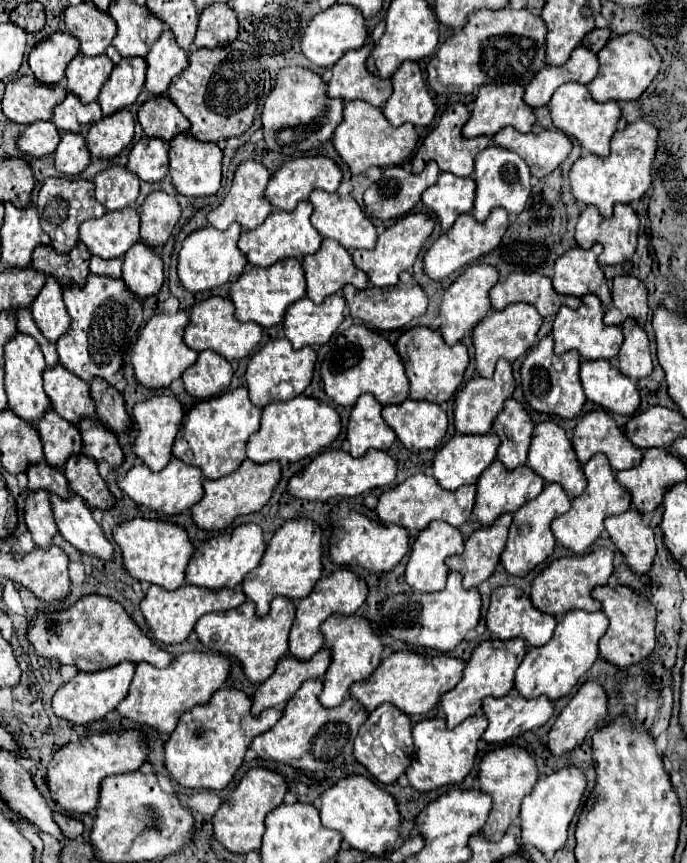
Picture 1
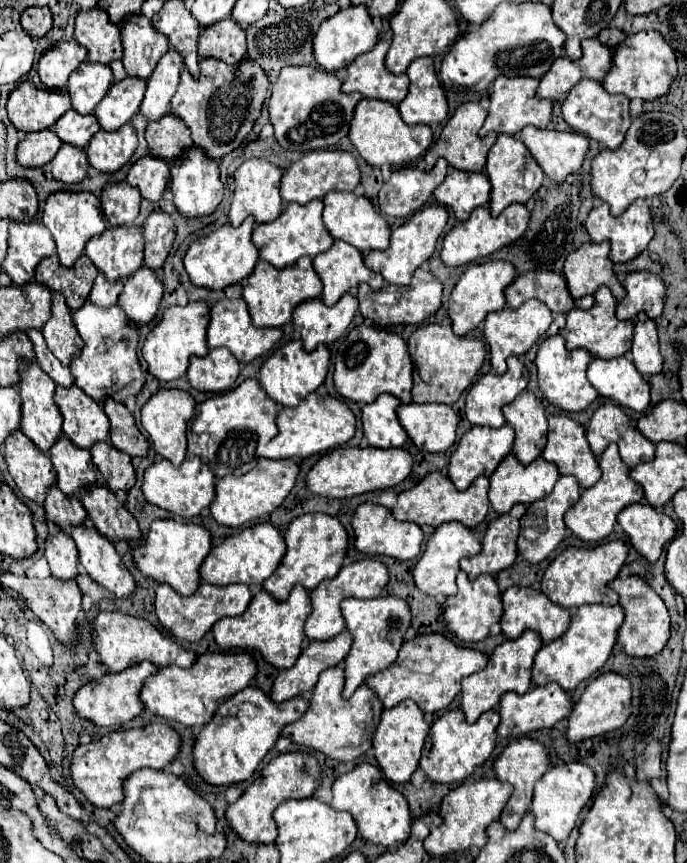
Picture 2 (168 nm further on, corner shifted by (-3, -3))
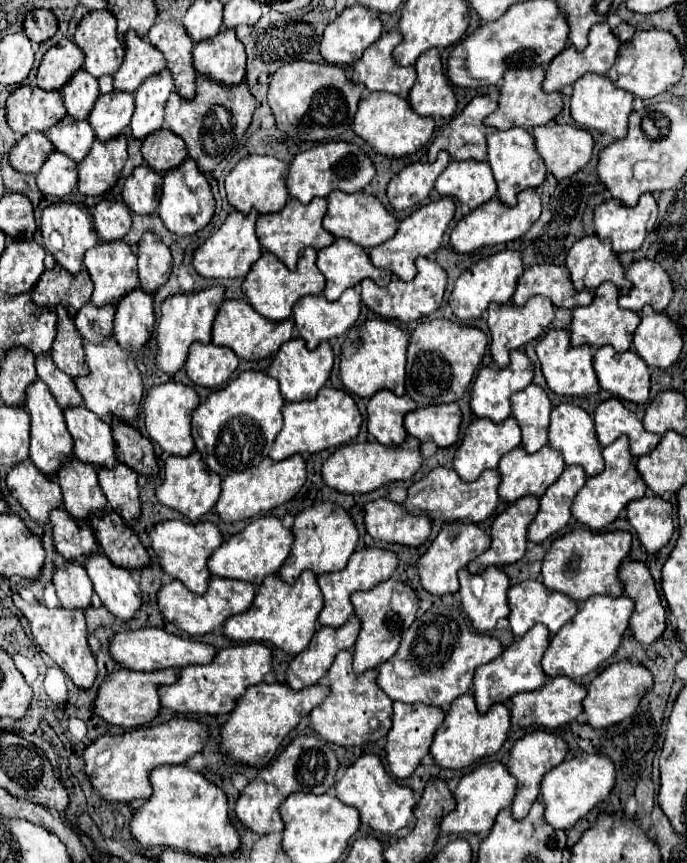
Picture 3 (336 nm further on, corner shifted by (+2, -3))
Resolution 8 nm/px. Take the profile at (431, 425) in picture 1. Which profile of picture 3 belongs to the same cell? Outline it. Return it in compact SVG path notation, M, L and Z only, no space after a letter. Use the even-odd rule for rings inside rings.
M458 403L430 405L410 411L404 419L406 431L420 441L434 441L438 447L452 447L458 441L462 413Z

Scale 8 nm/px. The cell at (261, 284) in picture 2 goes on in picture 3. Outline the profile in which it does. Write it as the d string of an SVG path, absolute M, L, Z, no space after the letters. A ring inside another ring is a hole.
M306 247L304 253L298 259L298 267L296 271L290 271L276 255L272 253L264 253L250 269L250 273L244 277L242 283L242 291L248 297L250 305L264 315L266 319L272 321L284 321L292 315L292 307L294 303L304 297L304 295L320 295L324 291L324 275L320 273L320 269L316 267L316 249Z

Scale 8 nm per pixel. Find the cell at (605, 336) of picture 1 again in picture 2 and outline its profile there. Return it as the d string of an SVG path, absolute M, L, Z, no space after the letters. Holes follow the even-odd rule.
M599 287L595 293L595 303L591 309L573 309L567 313L567 323L563 329L565 347L567 349L587 349L593 357L599 359L613 359L621 357L631 349L633 339L633 323L631 321L619 321L615 317L615 297L607 287Z

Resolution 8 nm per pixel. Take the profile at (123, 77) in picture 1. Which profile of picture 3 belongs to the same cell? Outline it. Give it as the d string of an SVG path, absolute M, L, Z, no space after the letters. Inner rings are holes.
M112 91L98 97L88 117L88 123L92 125L96 139L110 141L128 127L132 113L134 113L134 95L124 91Z

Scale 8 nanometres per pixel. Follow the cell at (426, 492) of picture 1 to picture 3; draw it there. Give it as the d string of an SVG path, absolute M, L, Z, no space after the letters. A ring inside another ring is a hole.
M436 467L424 479L420 479L418 483L414 483L408 489L408 497L402 505L408 513L428 515L430 519L442 521L442 523L452 523L452 521L480 523L480 521L488 519L500 503L498 485L500 485L500 473L496 469L484 471L474 483L466 483L458 477L458 473L454 469Z

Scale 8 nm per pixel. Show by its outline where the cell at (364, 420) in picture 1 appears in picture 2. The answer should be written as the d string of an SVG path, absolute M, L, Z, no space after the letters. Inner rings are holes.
M383 393L361 409L363 435L371 447L401 447L407 441L407 433L395 415L399 405L401 401L397 397Z

